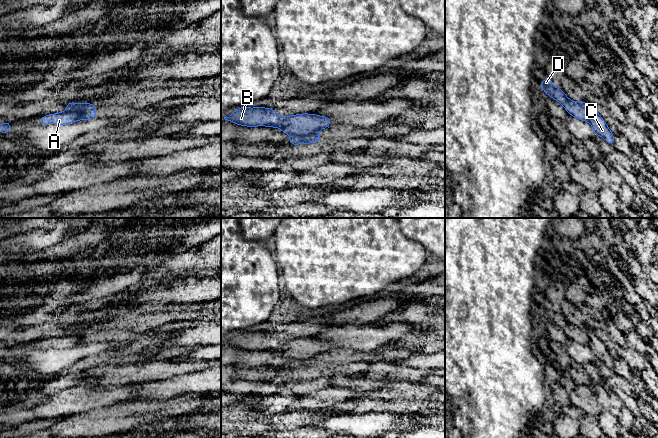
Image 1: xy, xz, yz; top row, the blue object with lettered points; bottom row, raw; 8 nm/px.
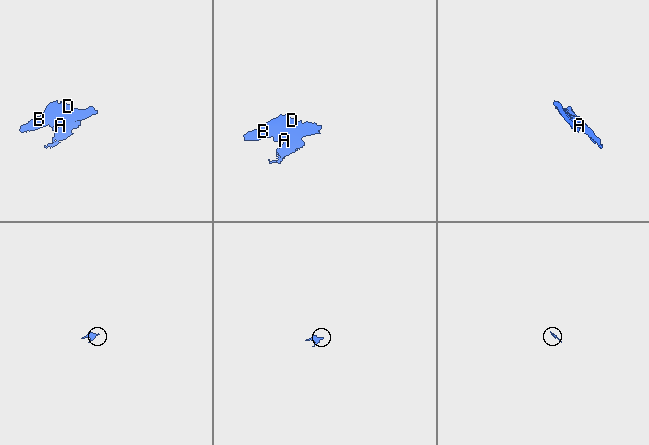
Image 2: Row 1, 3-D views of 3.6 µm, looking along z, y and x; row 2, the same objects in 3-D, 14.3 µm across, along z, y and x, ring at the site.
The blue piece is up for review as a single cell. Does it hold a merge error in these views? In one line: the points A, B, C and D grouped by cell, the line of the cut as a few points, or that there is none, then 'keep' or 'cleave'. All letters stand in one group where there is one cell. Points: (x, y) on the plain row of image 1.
groups A B D / C; cut xz (316, 354), (304, 359), (293, 359), (290, 362); cleave

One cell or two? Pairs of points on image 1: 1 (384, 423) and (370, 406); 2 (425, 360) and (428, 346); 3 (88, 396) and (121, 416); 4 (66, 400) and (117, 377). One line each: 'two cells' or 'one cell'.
1: two cells
2: two cells
3: two cells
4: two cells

